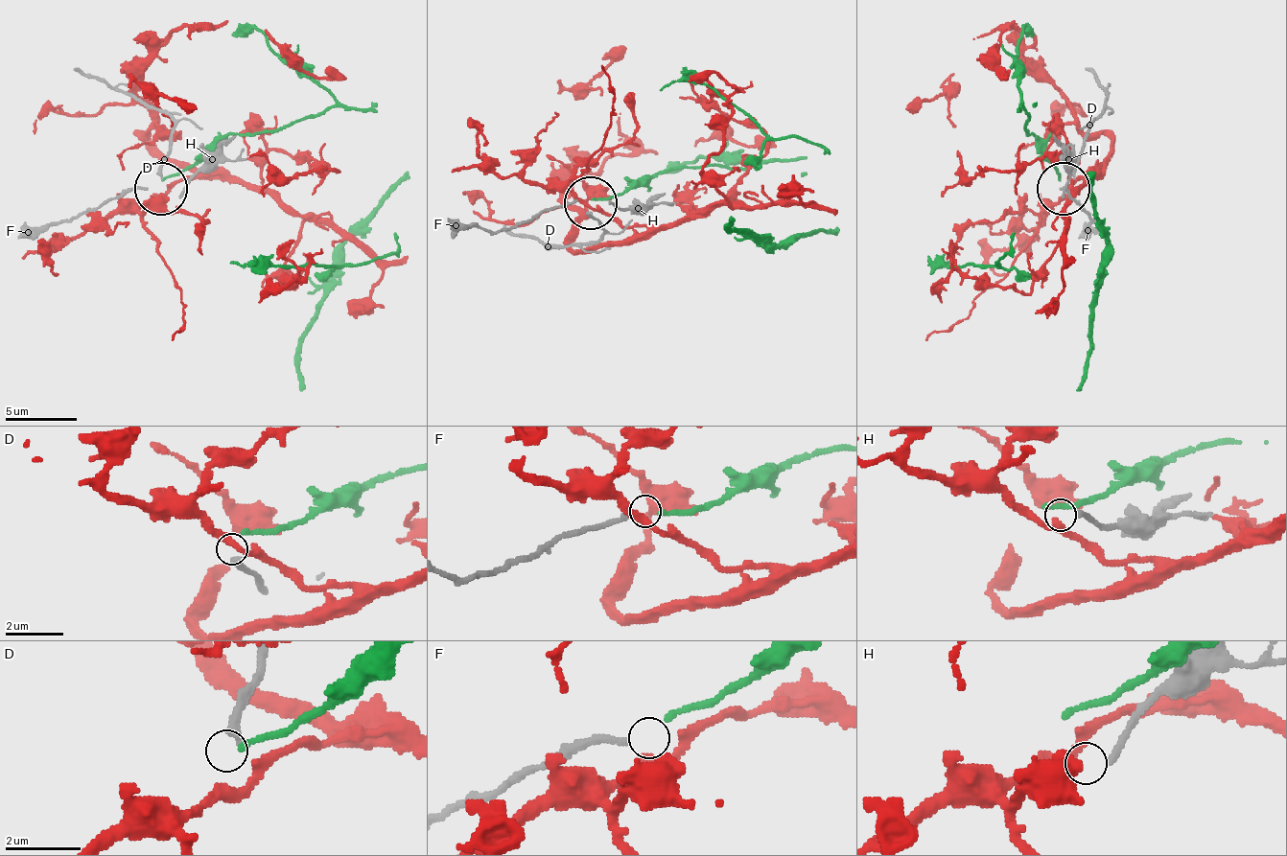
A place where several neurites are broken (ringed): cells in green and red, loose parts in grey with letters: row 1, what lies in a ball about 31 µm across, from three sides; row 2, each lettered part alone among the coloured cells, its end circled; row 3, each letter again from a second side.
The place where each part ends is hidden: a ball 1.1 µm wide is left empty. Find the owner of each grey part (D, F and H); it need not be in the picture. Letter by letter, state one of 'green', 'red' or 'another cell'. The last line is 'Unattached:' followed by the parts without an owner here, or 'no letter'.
D: another cell
F: green
H: another cell
Unattached: D, H

